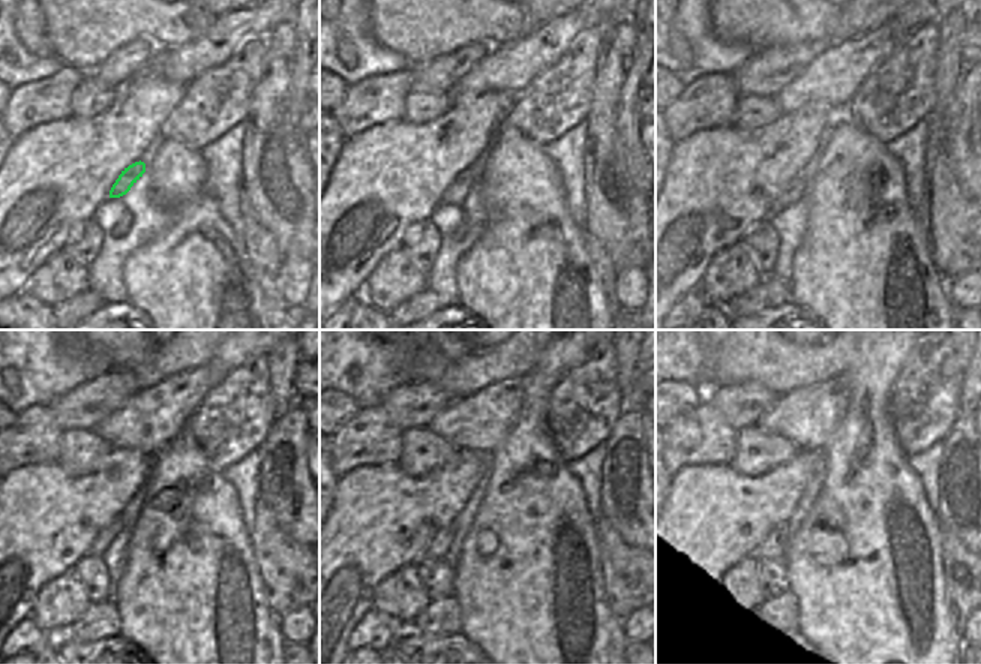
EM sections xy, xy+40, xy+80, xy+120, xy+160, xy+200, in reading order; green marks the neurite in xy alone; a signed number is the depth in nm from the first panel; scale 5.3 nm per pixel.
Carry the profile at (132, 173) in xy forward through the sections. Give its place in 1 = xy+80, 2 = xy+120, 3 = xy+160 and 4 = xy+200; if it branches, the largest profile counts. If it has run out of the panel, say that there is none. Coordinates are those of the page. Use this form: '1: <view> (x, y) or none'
1: xy+80 (794, 191)
2: xy+120 (102, 541)
3: xy+160 (438, 546)
4: xy+200 (773, 547)

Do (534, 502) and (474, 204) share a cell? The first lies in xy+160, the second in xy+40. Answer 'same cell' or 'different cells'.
different cells

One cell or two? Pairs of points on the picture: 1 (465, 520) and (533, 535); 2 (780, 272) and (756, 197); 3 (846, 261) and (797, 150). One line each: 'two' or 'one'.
1: two
2: two
3: two

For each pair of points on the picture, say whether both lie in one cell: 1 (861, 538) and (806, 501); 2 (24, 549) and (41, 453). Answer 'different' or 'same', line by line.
1: different
2: different

